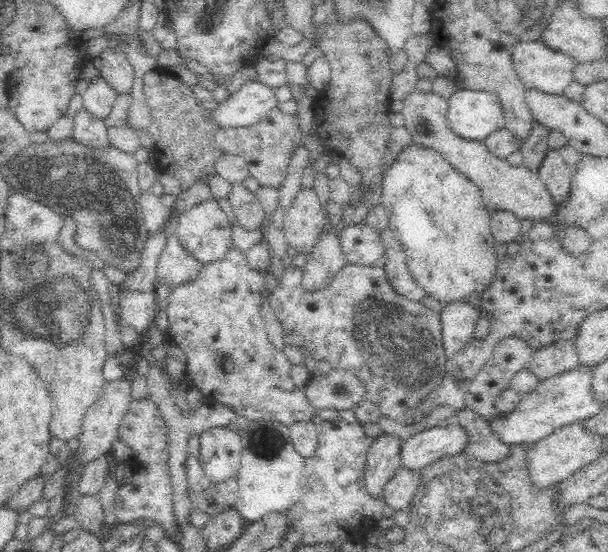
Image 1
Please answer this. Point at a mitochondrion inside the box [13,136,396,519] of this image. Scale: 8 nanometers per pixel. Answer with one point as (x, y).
(88, 189)

